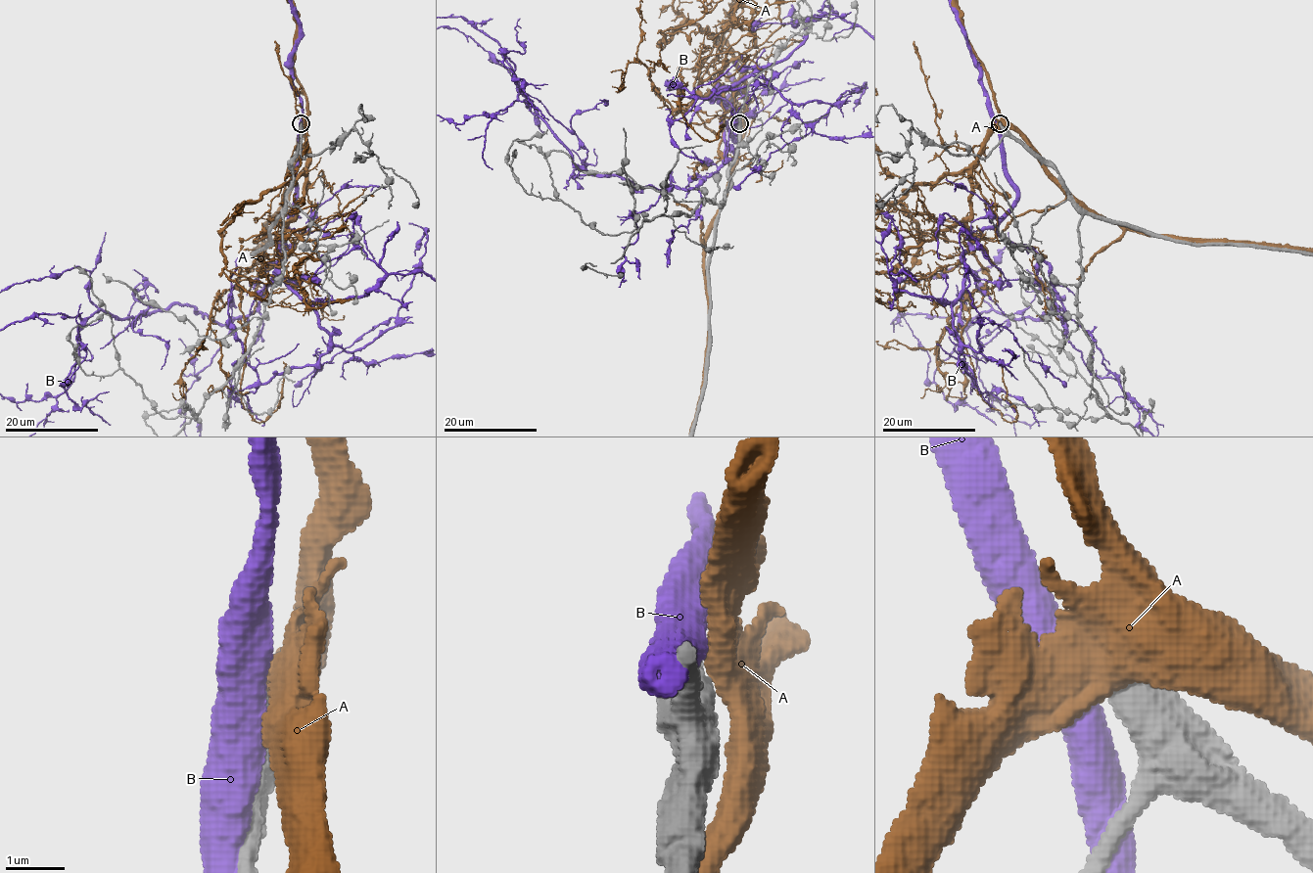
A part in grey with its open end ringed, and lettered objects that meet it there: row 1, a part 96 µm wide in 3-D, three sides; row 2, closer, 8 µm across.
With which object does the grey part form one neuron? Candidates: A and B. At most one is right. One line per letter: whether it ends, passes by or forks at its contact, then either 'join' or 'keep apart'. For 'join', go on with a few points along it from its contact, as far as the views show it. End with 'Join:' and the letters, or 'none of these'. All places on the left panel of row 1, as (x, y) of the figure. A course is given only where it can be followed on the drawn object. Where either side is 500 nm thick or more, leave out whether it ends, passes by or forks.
A: keep apart
B: keep apart
Join: none of these

